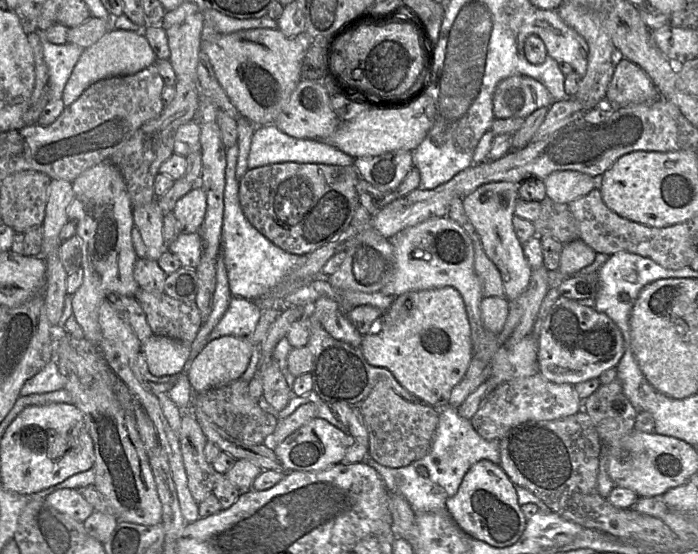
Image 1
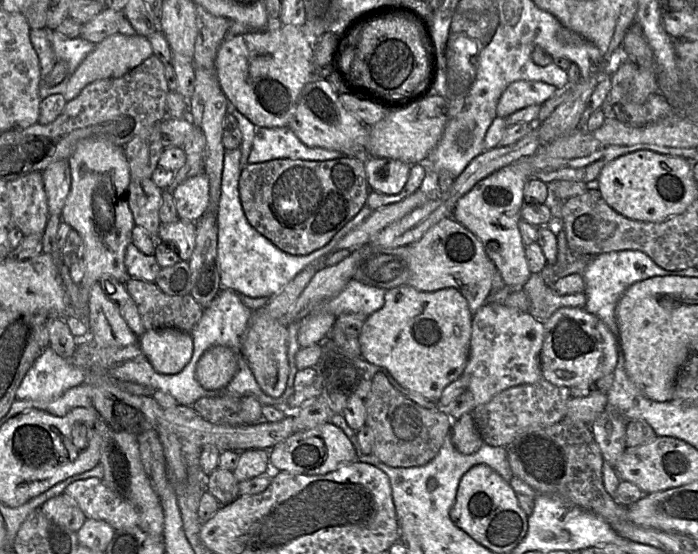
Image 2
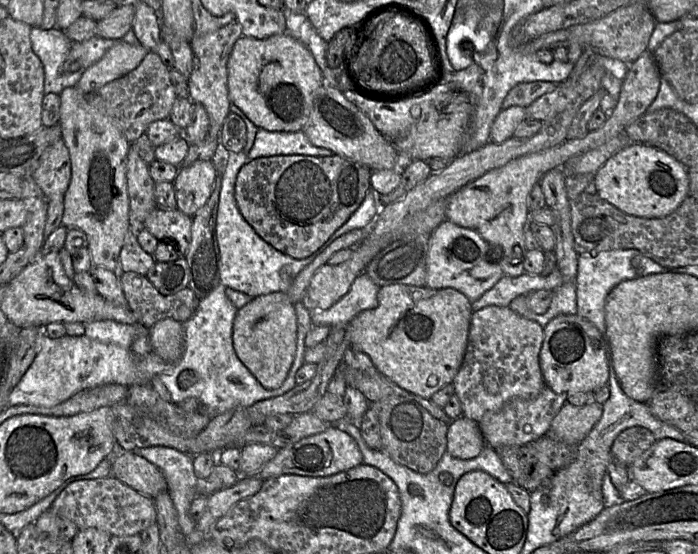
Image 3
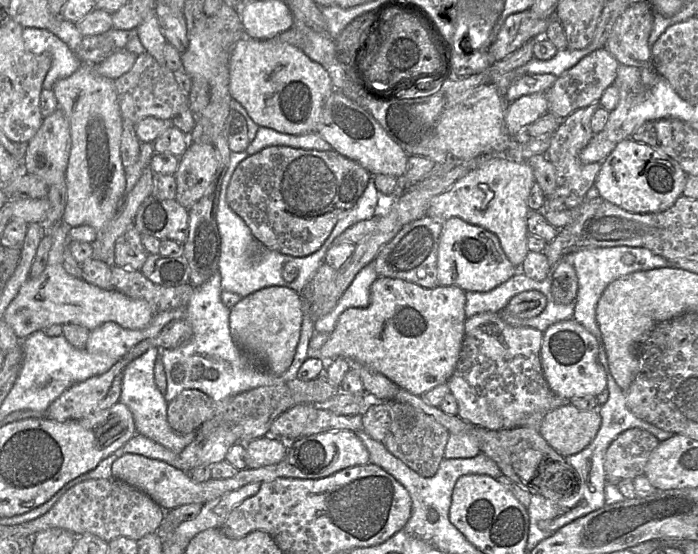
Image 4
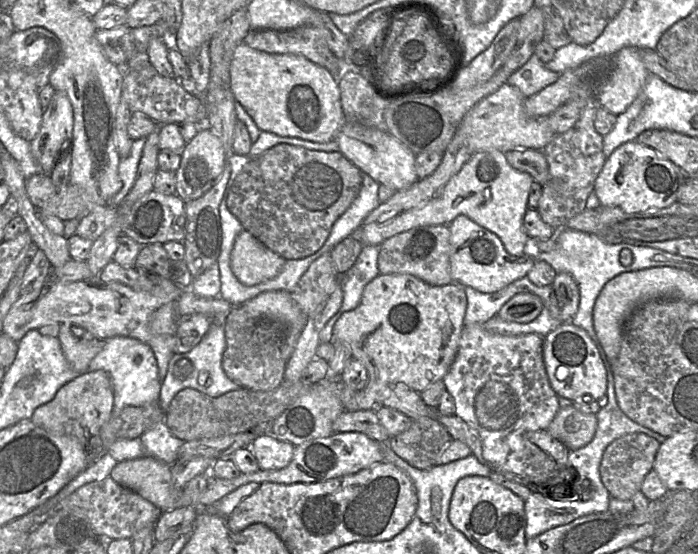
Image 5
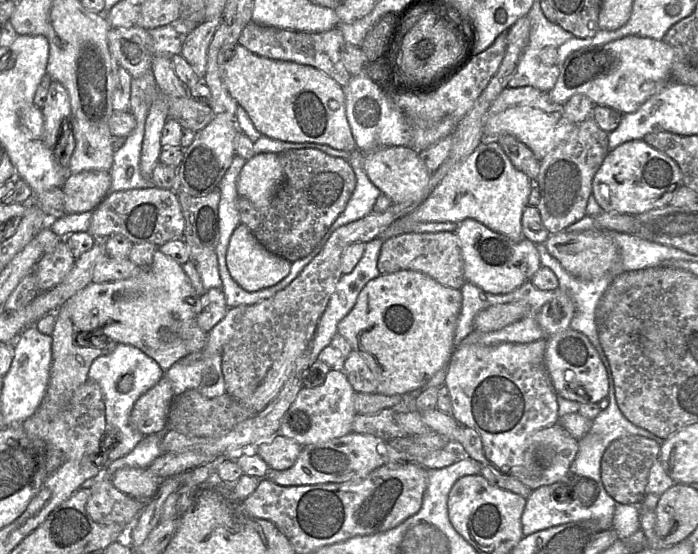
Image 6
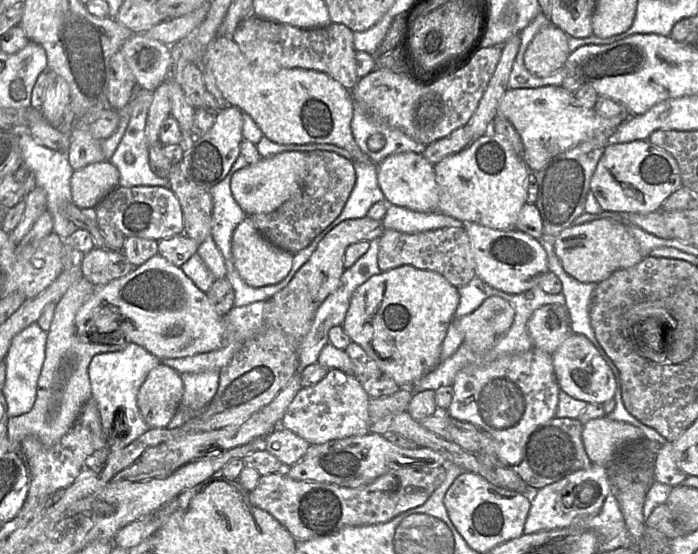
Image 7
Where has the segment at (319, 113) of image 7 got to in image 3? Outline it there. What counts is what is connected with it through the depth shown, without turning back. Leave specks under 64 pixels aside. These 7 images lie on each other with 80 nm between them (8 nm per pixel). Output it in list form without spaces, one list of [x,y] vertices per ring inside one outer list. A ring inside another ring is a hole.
[[[288,32],[265,39],[241,36],[228,59],[228,95],[258,127],[297,132],[305,126],[317,89],[324,84],[321,69],[308,48]]]

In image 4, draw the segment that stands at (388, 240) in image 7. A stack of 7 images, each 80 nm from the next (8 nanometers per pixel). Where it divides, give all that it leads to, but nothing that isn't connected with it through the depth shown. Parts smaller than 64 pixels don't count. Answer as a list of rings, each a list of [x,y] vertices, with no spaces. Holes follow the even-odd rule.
[[[423,217],[404,226],[373,260],[378,276],[405,280],[424,288],[439,286],[437,255],[441,232],[442,222],[429,217]]]

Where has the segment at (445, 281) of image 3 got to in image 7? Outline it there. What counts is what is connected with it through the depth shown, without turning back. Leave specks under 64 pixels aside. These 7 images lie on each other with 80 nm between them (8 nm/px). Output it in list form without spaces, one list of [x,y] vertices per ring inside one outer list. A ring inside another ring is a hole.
[[[464,223],[476,264],[476,276],[492,288],[508,294],[520,294],[538,285],[549,269],[541,242],[517,228],[503,231],[477,223]]]

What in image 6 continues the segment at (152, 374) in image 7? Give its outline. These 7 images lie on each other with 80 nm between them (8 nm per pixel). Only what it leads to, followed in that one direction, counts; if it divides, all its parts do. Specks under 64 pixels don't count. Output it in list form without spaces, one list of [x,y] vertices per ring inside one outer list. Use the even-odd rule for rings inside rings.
[[[164,374],[135,402],[130,414],[132,426],[144,436],[164,432],[174,396],[171,382]]]

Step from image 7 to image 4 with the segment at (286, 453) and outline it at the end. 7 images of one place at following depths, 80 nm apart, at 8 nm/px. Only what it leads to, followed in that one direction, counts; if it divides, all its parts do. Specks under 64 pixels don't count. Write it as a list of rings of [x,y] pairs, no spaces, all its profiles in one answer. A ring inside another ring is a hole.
[[[263,436],[245,444],[247,468],[258,469],[279,463],[286,456],[288,443]]]

